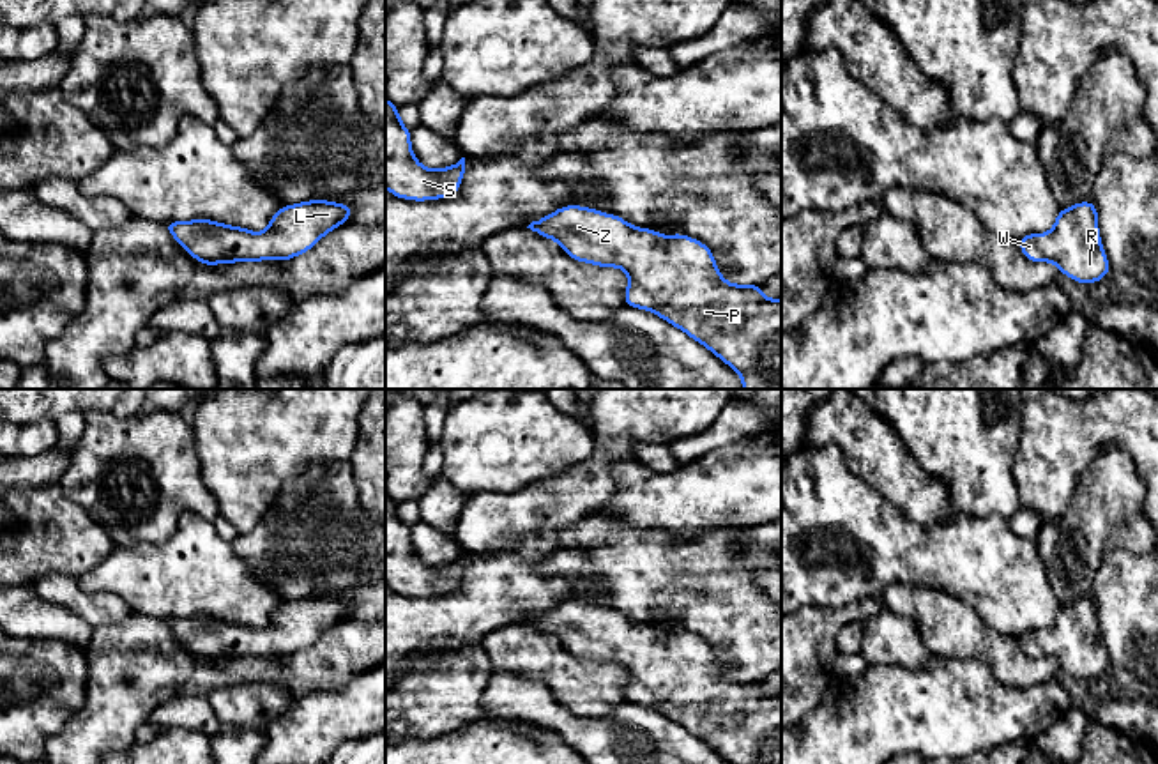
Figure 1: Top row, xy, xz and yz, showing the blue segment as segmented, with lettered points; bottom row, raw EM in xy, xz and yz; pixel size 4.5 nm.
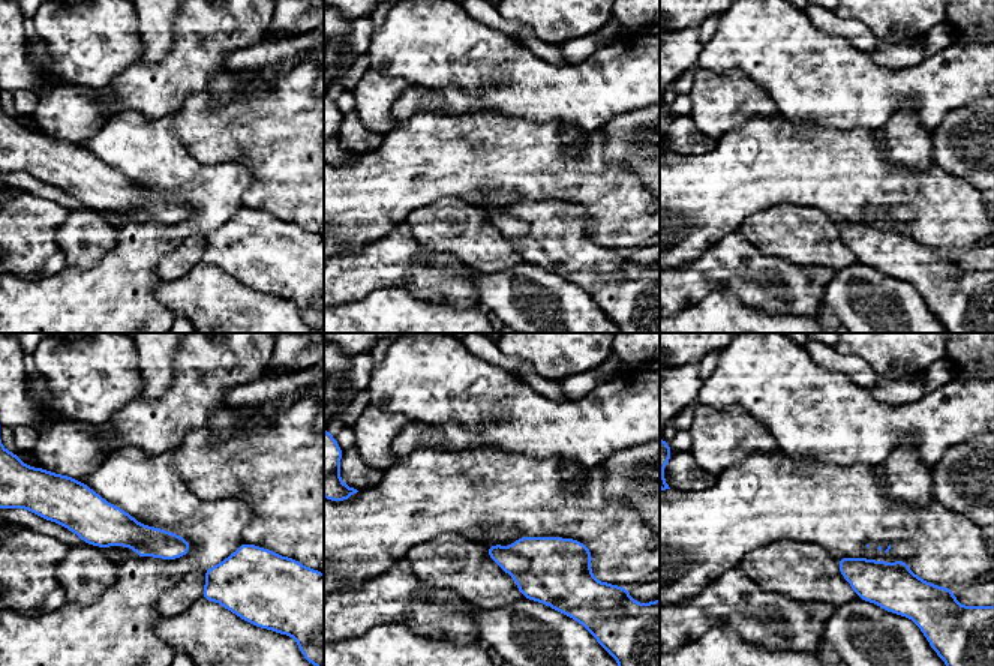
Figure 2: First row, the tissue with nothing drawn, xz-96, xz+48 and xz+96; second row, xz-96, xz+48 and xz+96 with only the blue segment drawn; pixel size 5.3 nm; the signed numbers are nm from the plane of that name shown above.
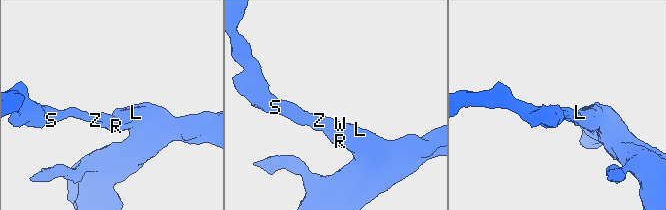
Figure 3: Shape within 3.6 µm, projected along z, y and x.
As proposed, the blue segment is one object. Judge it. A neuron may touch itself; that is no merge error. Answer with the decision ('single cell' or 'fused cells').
single cell

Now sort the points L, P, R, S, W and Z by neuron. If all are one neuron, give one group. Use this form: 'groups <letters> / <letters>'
groups L P R S W Z

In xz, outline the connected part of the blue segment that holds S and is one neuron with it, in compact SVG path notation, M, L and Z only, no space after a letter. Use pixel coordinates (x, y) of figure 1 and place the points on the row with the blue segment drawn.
M385 97L385 189L403 200L451 198L465 173L465 157L449 168L424 168L412 152L410 129Z

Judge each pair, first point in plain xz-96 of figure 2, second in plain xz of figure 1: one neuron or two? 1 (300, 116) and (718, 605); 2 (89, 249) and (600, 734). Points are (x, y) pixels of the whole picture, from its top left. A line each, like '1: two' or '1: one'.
1: one
2: one

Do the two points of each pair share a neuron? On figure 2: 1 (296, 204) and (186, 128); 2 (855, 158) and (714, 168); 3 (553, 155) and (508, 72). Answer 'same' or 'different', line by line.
1: same
2: same
3: different

